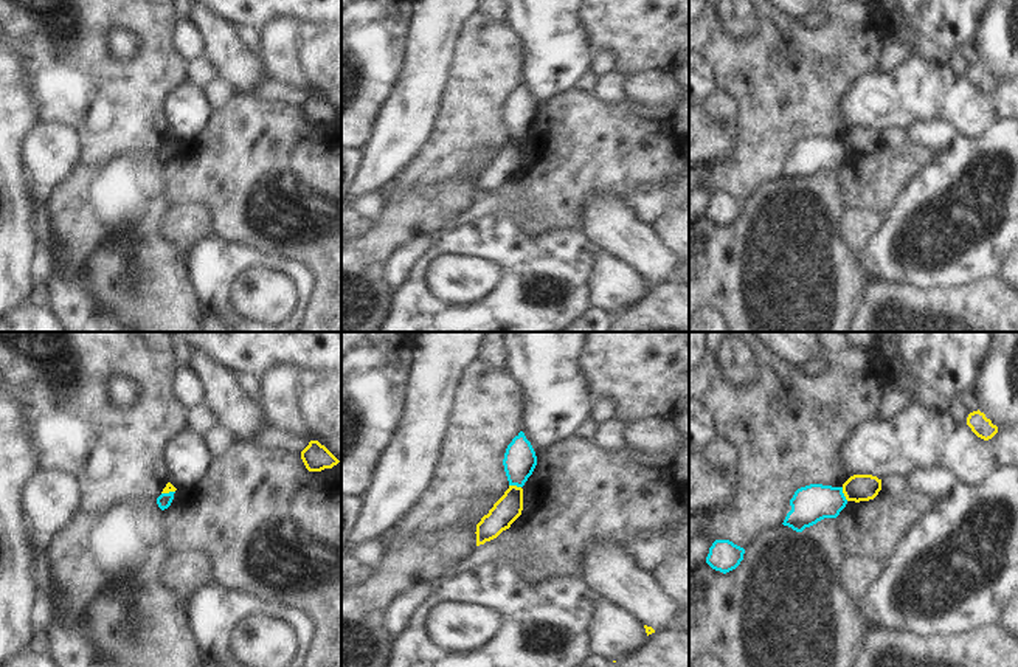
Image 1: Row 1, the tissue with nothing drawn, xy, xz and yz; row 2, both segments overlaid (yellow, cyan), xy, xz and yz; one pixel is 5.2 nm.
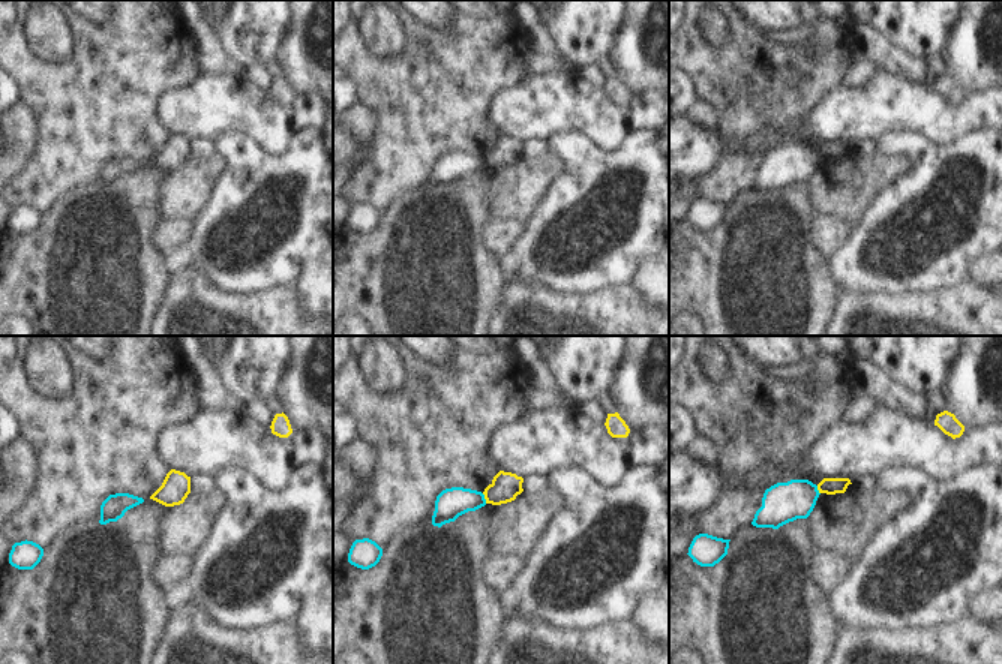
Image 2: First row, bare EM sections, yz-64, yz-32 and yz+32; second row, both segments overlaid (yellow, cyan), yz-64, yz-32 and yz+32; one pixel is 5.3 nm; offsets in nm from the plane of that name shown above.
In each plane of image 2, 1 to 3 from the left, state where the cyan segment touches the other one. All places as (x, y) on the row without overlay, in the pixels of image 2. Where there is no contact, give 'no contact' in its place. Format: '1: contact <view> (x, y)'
1: no contact
2: contact yz-32 (485, 162)
3: contact yz+32 (818, 153)

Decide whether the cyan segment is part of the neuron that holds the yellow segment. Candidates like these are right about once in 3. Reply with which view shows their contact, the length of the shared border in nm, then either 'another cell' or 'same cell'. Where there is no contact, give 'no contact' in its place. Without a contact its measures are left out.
meets yellow in yz; contact 80 nm long; another cell

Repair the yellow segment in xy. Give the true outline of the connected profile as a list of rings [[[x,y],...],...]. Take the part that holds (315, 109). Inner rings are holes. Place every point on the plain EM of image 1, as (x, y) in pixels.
[[[310,93],[309,98],[301,104],[301,112],[309,124],[321,124],[332,121],[340,113],[318,93]]]

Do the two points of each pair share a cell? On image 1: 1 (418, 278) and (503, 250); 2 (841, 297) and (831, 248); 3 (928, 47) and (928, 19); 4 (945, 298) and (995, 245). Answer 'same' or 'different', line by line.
1: same
2: same
3: different
4: different

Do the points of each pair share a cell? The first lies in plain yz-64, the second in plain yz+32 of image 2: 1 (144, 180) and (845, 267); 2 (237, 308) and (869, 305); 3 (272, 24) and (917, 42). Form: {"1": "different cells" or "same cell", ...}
{"1": "different cells", "2": "same cell", "3": "same cell"}

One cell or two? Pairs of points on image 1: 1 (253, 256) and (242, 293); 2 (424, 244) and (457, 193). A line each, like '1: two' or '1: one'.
1: two
2: two

